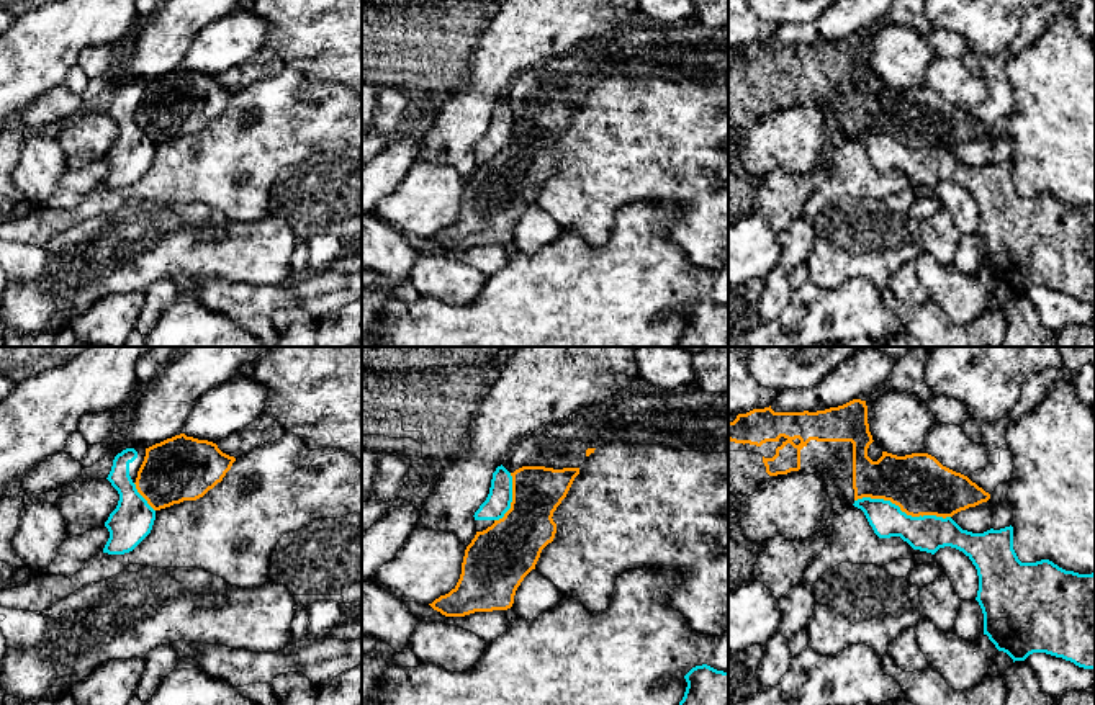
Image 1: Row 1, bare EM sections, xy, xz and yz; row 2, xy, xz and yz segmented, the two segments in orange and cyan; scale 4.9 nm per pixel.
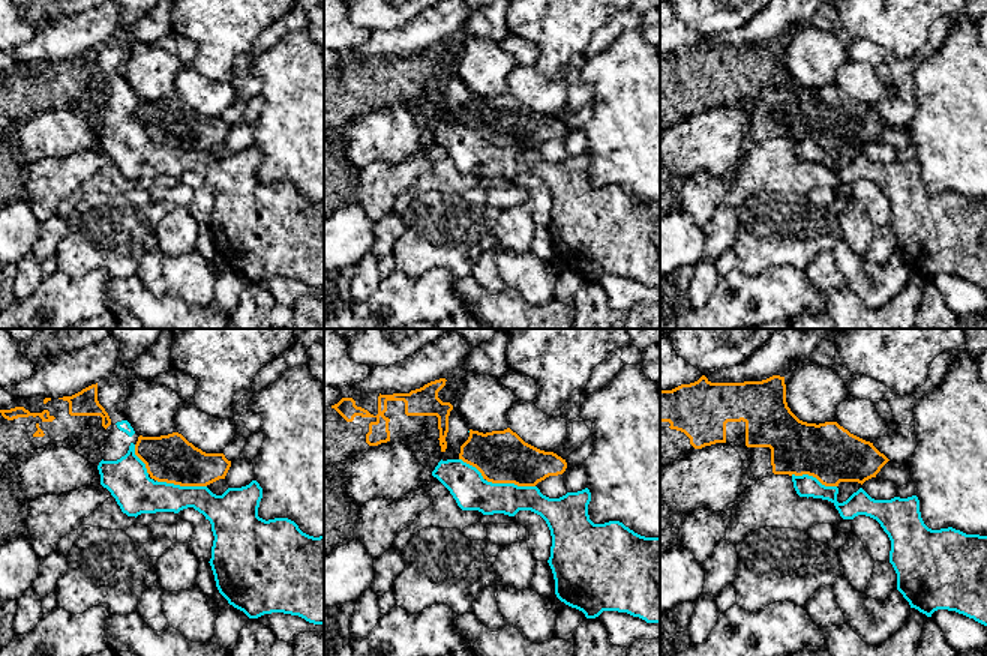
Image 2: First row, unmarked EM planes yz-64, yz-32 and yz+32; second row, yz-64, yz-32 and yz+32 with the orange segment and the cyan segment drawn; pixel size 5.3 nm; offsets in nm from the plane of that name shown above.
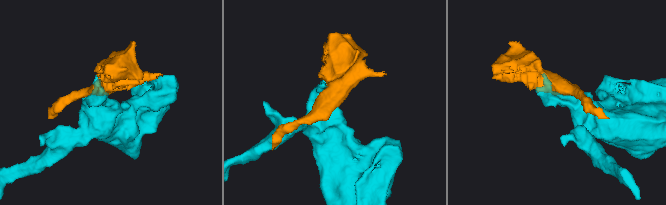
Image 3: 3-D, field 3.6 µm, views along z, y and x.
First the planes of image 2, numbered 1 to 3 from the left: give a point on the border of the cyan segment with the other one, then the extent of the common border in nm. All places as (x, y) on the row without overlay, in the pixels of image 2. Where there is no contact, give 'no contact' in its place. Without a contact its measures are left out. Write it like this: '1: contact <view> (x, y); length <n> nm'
1: contact yz-64 (182, 149); length 280 nm
2: contact yz-32 (510, 146); length 260 nm
3: contact yz+32 (813, 140); length 260 nm

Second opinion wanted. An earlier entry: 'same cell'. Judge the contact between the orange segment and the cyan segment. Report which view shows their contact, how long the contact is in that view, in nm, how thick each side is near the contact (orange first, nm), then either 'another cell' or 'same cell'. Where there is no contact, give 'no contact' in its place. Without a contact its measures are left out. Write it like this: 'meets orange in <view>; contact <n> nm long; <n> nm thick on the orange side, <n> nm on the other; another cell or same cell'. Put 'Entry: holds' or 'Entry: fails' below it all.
meets orange in yz; contact 480 nm long; 300 nm thick on the orange side, 180 nm on the other; another cell
Entry: fails

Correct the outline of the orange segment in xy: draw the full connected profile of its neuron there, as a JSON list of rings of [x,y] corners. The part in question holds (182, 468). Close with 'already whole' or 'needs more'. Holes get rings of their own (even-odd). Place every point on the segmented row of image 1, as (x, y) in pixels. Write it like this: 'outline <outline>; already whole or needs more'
outline [[[180,433],[146,448],[134,484],[147,504],[160,510],[203,497],[234,461],[216,443]]]; already whole

